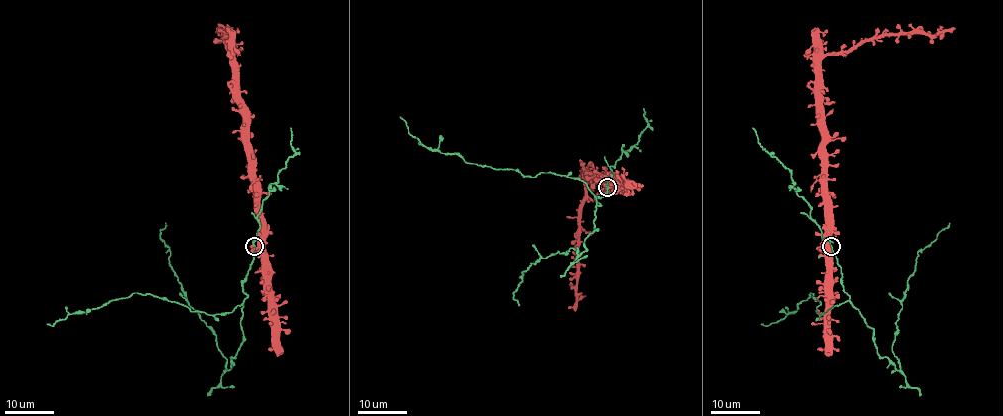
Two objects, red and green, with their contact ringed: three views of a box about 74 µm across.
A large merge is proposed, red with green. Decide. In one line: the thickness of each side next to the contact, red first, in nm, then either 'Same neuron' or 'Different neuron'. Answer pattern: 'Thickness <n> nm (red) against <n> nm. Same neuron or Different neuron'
Thickness 600 nm (red) against 160 nm. Same neuron

